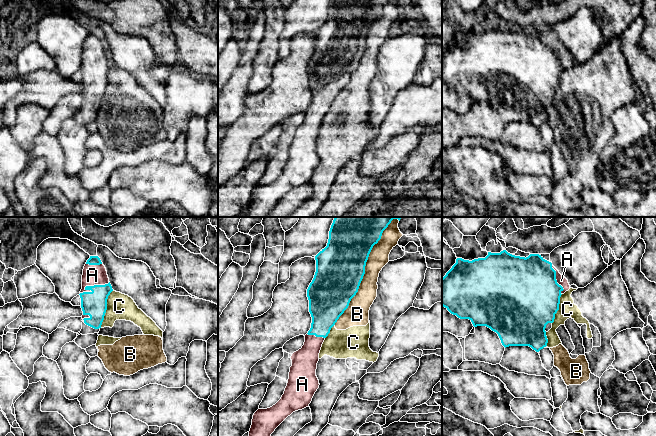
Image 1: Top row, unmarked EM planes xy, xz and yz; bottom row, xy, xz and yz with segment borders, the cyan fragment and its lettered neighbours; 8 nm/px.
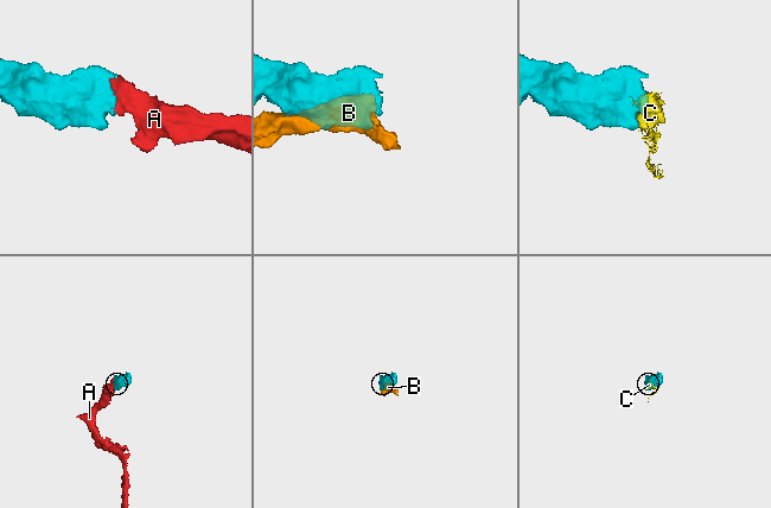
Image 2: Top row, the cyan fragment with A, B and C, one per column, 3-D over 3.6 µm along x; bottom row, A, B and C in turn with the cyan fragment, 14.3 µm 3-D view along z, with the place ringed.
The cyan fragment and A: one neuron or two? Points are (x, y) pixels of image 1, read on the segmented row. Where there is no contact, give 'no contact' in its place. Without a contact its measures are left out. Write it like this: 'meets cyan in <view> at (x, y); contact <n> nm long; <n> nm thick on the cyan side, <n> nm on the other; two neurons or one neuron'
meets cyan in xy at (94, 285); contact 260 nm long; 200 nm thick on the cyan side, 160 nm on the other; one neuron

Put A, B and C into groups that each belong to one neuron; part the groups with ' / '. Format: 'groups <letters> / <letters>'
groups A / B C

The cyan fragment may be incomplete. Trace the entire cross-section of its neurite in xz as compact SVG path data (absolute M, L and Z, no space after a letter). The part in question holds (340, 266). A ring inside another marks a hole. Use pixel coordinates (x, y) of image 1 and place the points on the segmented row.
M335 217L329 231L327 246L316 256L316 272L307 289L309 312L312 317L311 328L305 335L301 349L290 357L289 379L281 399L272 407L258 409L252 419L249 436L271 436L275 429L293 412L309 406L319 388L316 376L319 353L325 338L339 317L348 308L351 299L358 292L365 274L369 254L381 239L383 231L393 219L402 217Z

